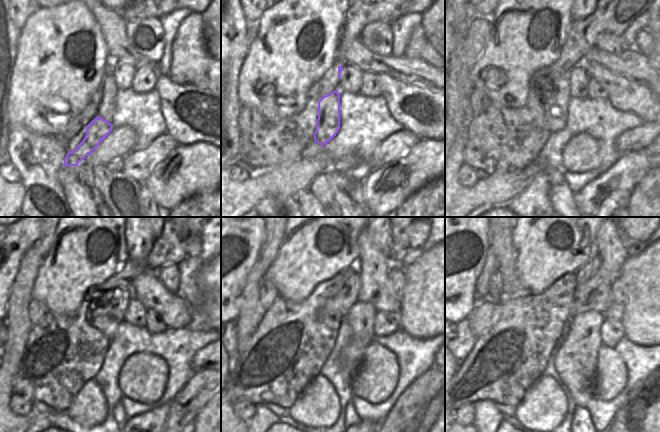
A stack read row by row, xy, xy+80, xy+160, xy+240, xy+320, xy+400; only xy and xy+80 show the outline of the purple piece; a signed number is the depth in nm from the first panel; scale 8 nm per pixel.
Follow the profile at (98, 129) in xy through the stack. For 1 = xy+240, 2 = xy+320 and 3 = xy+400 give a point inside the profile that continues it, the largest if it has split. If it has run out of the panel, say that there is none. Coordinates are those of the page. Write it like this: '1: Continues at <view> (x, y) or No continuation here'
1: Continues at xy+240 (106, 315)
2: Continues at xy+320 (340, 304)
3: Continues at xy+400 (585, 272)

